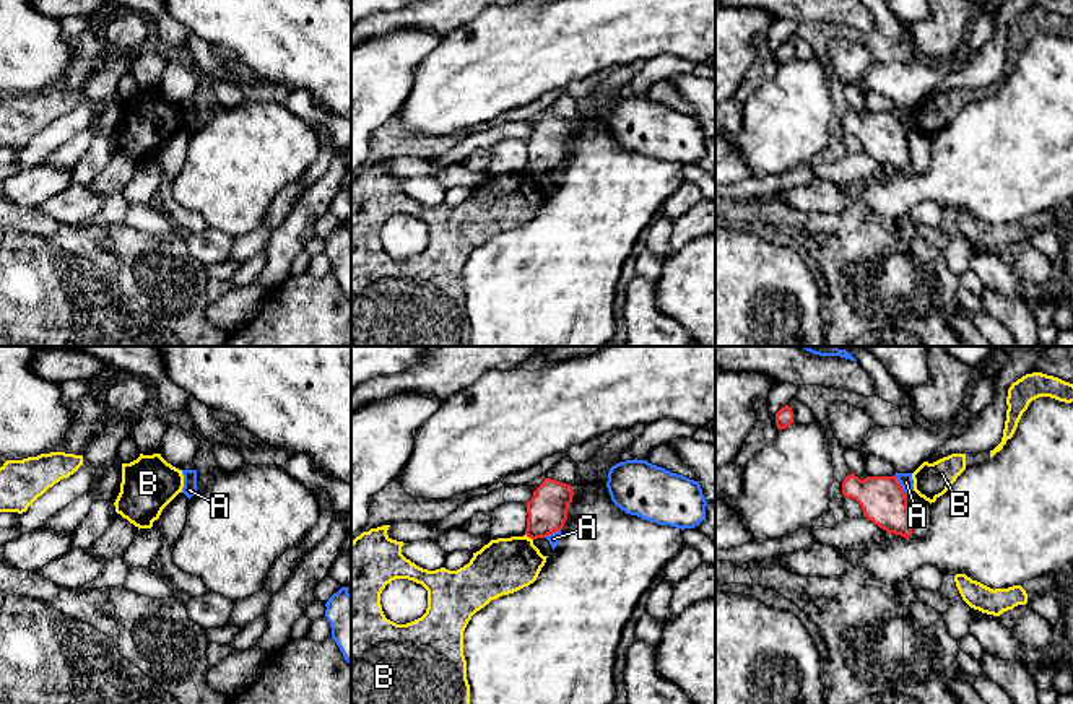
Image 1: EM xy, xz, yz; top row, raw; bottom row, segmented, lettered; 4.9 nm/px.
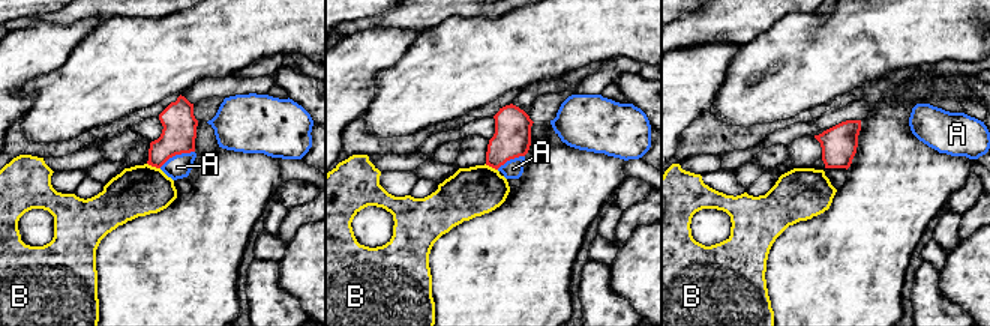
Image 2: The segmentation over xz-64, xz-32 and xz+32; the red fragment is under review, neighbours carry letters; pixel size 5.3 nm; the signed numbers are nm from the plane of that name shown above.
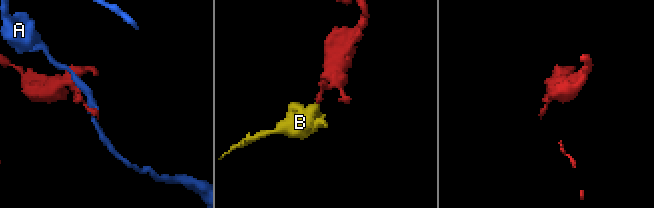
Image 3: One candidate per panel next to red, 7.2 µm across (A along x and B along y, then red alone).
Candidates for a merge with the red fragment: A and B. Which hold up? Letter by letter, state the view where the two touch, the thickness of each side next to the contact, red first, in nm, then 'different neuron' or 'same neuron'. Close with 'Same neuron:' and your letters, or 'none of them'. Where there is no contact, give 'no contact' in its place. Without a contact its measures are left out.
A: contact in yz; calibres 220 and 70 nm; different neuron
B: contact in xz; calibres 200 and 280 nm; different neuron
Same neuron: none of them

